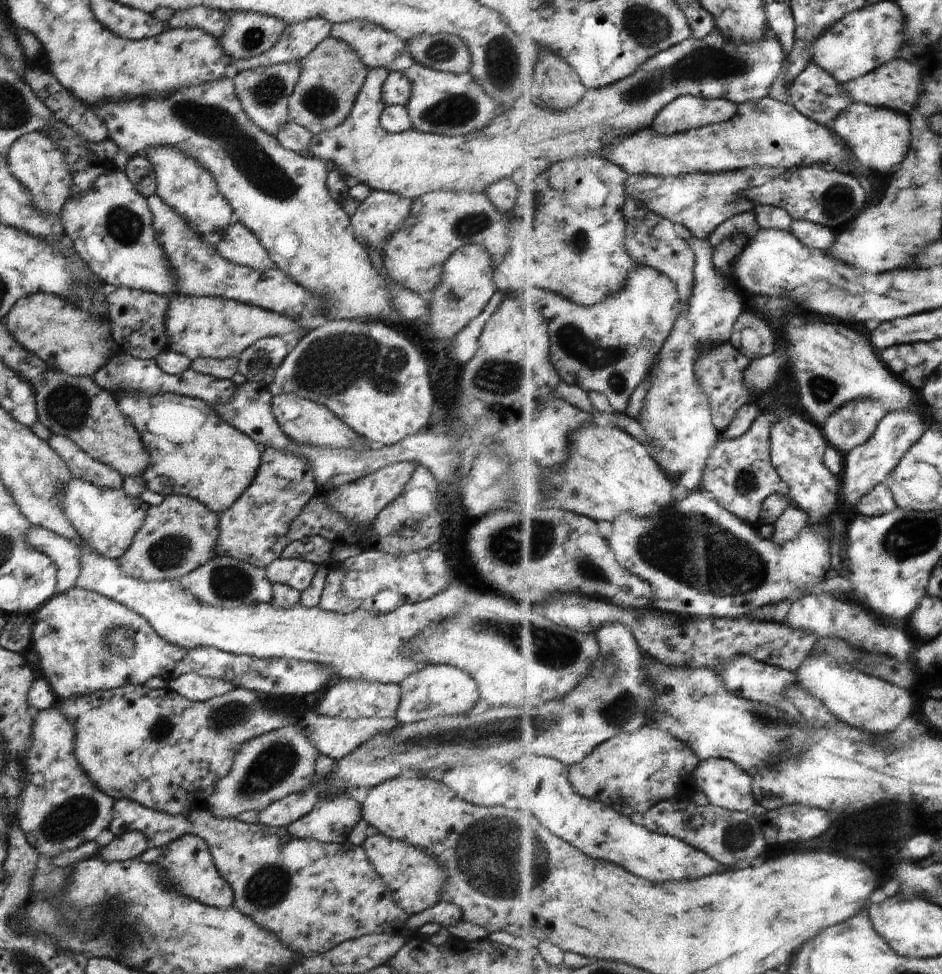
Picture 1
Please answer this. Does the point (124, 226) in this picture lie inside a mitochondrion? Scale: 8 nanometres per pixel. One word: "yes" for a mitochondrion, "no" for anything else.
yes

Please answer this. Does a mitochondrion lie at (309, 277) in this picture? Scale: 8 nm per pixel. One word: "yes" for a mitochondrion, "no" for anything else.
no

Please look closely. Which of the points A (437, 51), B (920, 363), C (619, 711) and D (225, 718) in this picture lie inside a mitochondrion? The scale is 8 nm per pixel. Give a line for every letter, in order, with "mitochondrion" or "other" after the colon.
A: mitochondrion
B: other
C: mitochondrion
D: mitochondrion

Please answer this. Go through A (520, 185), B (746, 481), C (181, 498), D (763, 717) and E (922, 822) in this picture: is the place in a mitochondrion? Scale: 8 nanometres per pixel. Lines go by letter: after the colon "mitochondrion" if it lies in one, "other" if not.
A: other
B: mitochondrion
C: other
D: mitochondrion
E: other

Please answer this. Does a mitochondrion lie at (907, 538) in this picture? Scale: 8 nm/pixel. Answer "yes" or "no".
yes

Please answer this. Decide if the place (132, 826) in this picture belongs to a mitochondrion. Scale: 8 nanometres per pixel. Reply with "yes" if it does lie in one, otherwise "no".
no

